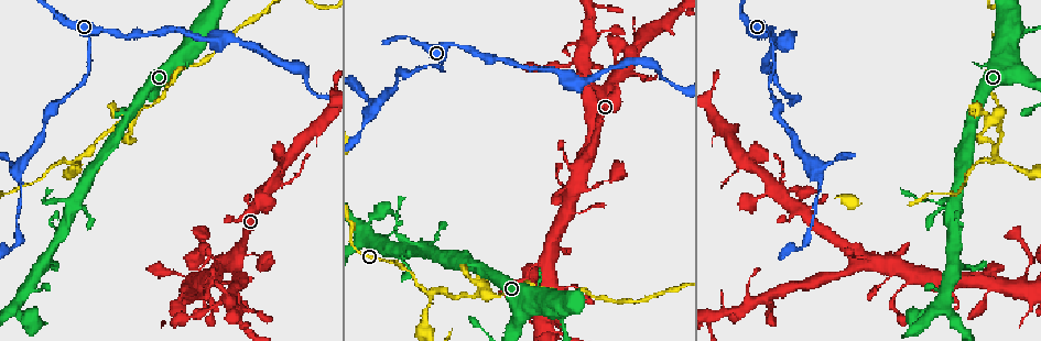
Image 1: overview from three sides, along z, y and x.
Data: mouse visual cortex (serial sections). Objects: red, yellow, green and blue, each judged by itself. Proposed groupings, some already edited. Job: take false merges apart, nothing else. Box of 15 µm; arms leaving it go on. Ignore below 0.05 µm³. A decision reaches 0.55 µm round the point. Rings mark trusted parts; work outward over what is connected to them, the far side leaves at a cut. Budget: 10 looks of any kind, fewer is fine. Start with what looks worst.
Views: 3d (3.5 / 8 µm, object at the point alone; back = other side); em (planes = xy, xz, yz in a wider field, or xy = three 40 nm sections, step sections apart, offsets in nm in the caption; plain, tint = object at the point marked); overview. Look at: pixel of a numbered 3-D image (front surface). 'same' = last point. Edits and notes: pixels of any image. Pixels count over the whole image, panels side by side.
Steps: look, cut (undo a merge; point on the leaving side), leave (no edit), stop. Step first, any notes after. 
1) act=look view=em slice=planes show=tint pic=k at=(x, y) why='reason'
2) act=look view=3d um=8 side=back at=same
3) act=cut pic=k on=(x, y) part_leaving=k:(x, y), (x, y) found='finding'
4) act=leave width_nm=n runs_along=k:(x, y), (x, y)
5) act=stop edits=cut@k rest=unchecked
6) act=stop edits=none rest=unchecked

act=look view=3d um=8 pic=1 at=(999, 159) why='branch point'

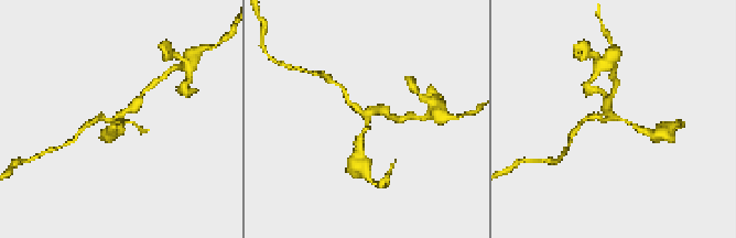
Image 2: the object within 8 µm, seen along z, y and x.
act=look view=em slice=xy step=2 show=tint pic=2 at=(363, 112)

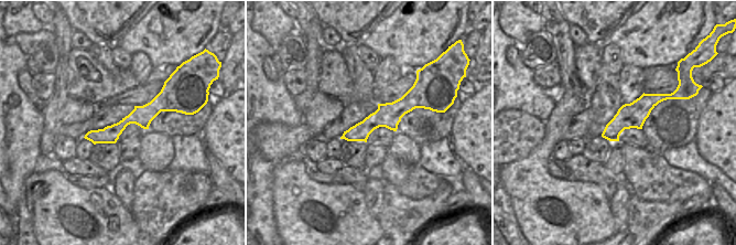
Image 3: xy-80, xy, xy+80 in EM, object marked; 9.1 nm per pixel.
act=leave width_nm=220 runs_along=3:(177, 108), (155, 106), (88, 136) found='all the same cell'

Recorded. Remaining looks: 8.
act=look view=3d um=3.5 pic=1 at=(481, 292) why='four arms meet'

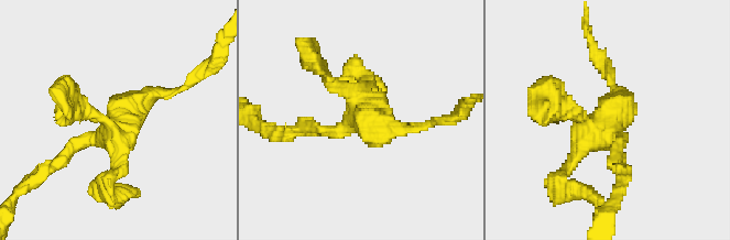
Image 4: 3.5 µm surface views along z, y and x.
act=look view=em slice=xy step=1 show=tint pic=4 at=(115, 130) arms=4 arm_widths_nm=200,200,200,250

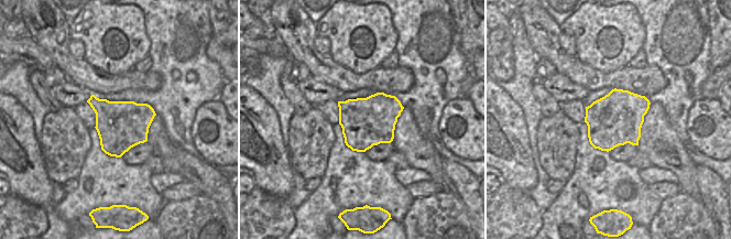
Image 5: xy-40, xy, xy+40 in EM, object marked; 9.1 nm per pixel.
act=leave runs_along=4:(53, 165), (172, 94) found='one cell here'

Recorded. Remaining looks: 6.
act=look view=3d um=3.5 pic=1 at=(891, 260) why='small branch off a trunk'

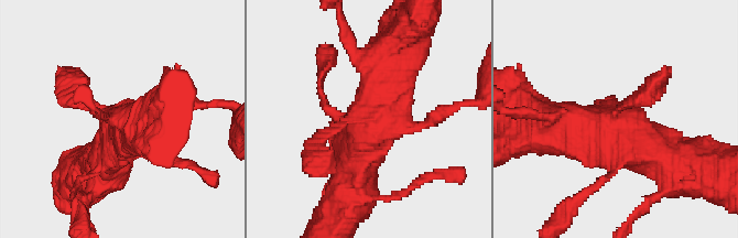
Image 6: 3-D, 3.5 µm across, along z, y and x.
act=look view=em slice=xy step=2 show=tint pic=6 at=(388, 118) why='shape alone is not enough'

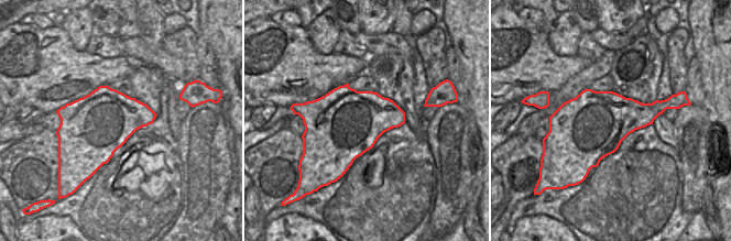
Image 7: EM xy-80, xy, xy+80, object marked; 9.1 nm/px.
act=leave runs_along=6:(546, 127), (625, 127), (670, 168) found='all the same cell'

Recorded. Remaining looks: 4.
act=look view=3d um=3.5 pic=1 at=(585, 85) why='sudden change in width'

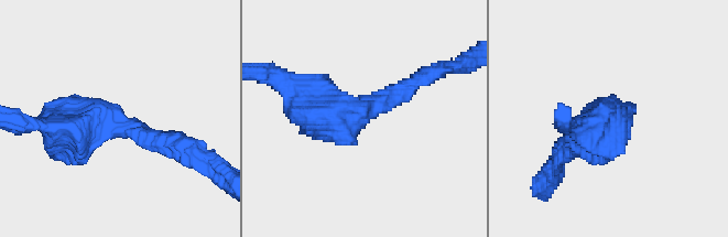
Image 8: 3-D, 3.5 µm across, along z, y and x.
act=look view=em slice=xy step=1 show=tint pic=8 at=(362, 112) arm_widths_nm=250,500 why='now the EM'

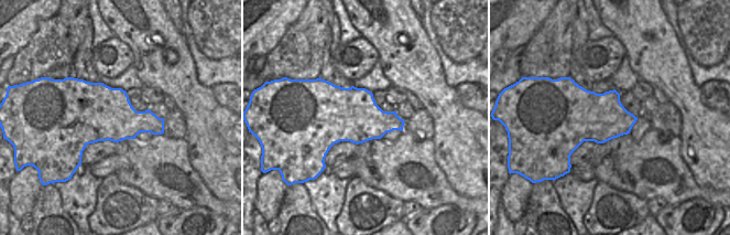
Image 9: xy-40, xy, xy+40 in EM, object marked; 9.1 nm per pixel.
act=leave runs_along=8:(46, 127), (115, 120), (172, 144) found='continuous, no second cell'

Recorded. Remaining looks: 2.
act=stop edits=none rest=unchecked

